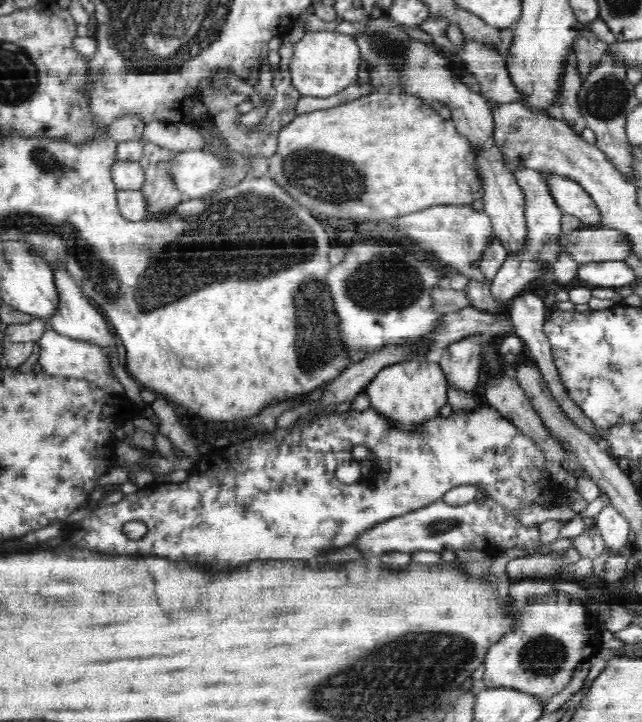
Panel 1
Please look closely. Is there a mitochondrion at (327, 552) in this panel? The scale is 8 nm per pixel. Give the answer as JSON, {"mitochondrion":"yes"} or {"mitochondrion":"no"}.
{"mitochondrion":"no"}

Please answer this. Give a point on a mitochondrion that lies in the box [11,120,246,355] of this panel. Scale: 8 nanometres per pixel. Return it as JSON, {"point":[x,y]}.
{"point":[41,157]}

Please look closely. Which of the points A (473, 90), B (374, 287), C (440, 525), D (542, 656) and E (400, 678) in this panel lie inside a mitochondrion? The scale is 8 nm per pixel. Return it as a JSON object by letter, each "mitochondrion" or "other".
{"A":"other","B":"mitochondrion","C":"mitochondrion","D":"mitochondrion","E":"mitochondrion"}

